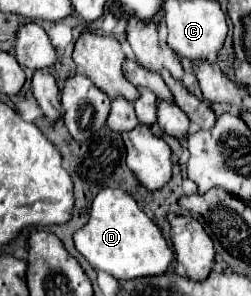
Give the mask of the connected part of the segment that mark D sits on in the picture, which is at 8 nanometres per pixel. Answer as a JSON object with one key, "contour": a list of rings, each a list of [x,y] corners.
{"contour":[[[107,188],[95,196],[87,224],[73,234],[73,240],[75,248],[89,260],[93,268],[105,270],[117,280],[163,274],[173,260],[173,252],[169,250],[161,230],[139,208],[133,196],[121,188]]]}

